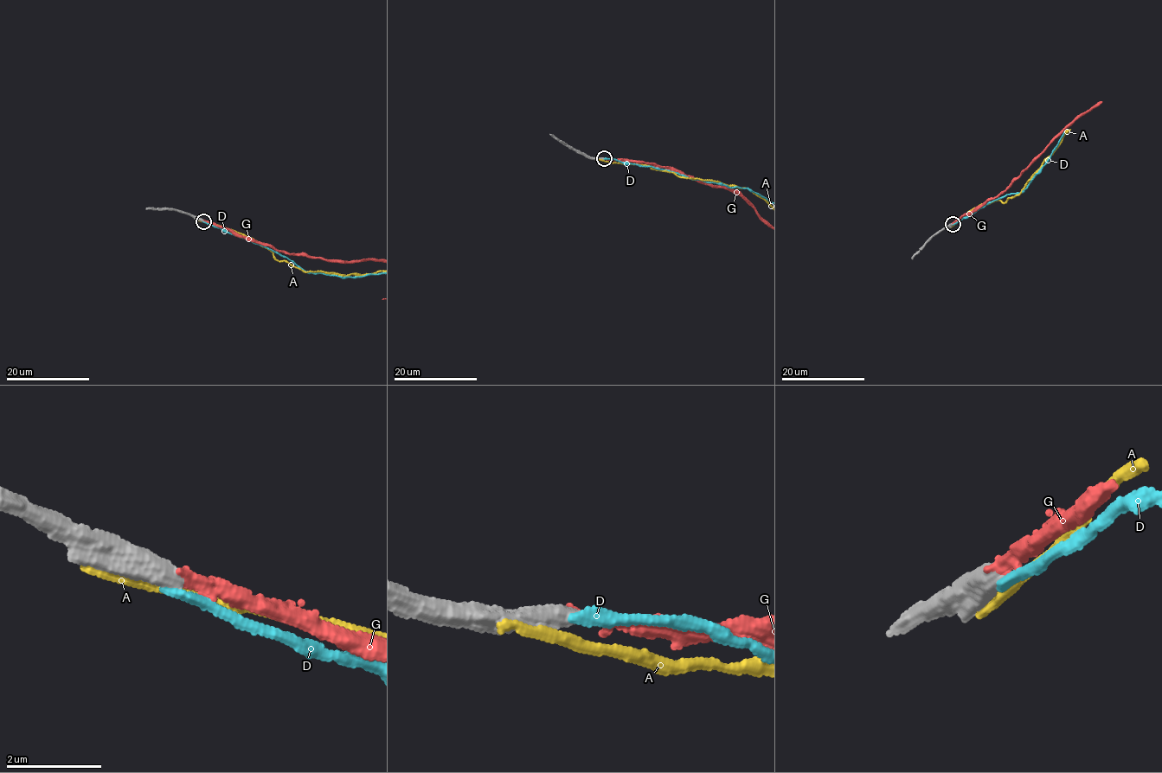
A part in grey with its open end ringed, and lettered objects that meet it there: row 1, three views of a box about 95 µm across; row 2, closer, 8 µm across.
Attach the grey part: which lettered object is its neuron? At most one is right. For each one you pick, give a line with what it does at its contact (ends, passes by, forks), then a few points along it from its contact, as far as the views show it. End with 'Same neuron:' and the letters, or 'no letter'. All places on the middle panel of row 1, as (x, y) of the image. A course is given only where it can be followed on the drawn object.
Same neuron: no letter

